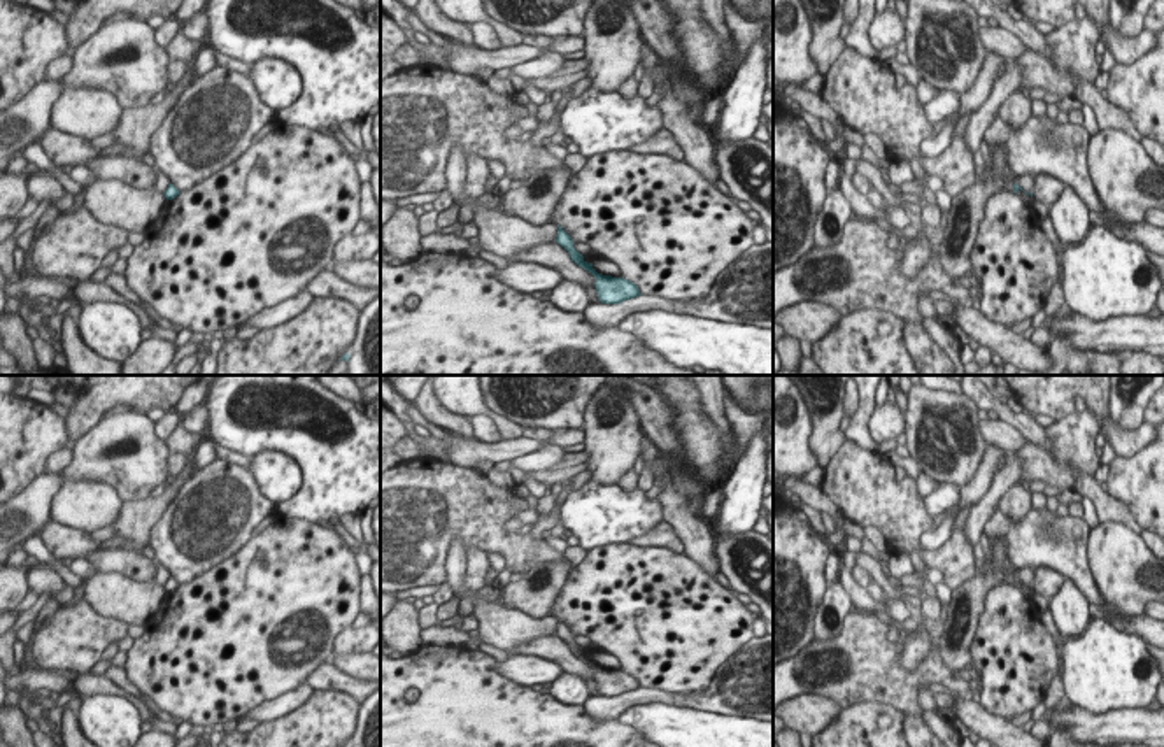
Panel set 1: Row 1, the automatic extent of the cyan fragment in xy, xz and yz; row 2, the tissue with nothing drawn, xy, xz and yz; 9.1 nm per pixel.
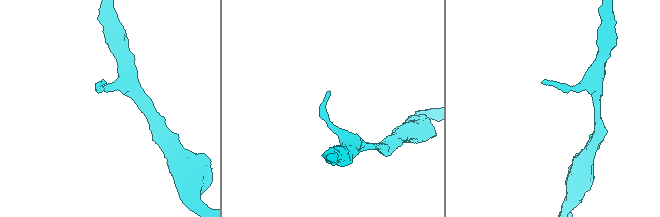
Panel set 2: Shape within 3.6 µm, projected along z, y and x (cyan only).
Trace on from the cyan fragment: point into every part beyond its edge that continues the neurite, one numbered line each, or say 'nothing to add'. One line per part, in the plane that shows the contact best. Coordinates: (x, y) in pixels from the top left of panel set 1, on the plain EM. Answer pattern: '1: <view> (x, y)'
nothing to add

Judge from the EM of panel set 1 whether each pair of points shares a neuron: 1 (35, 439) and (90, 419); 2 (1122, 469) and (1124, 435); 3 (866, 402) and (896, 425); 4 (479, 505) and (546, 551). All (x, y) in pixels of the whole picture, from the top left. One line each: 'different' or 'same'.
1: different
2: different
3: different
4: same

